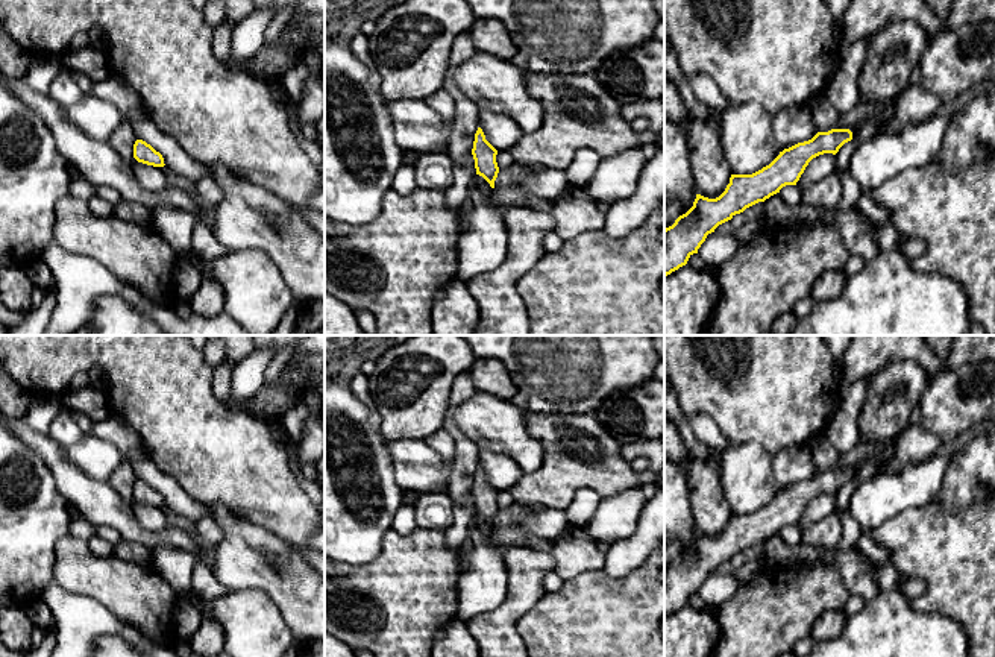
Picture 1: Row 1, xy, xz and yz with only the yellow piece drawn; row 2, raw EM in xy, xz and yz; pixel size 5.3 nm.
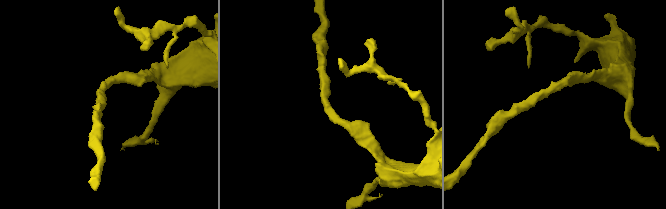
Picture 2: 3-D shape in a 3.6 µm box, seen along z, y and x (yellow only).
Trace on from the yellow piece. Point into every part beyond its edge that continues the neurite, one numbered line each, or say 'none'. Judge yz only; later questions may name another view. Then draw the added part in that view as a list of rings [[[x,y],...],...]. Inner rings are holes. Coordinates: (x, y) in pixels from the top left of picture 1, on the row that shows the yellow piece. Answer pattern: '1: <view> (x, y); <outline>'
none

